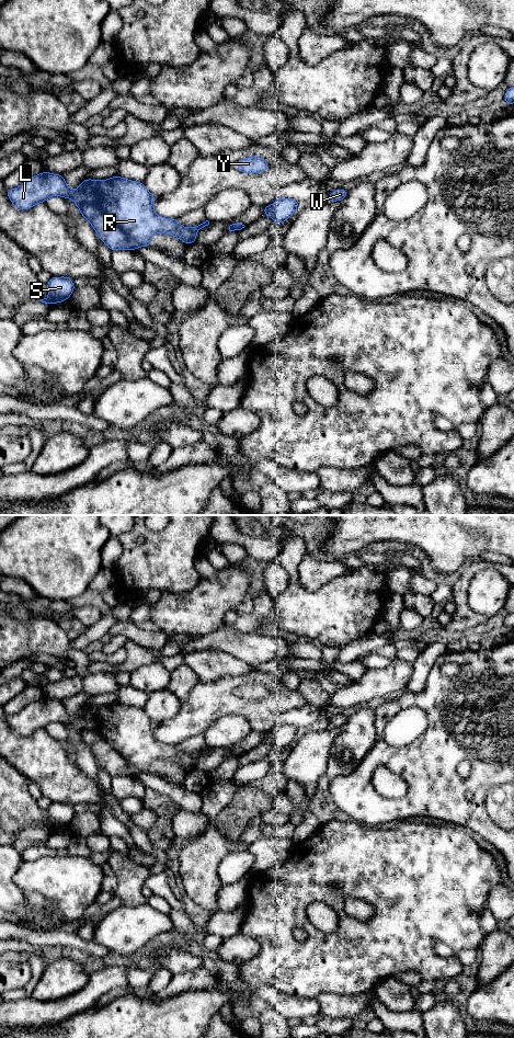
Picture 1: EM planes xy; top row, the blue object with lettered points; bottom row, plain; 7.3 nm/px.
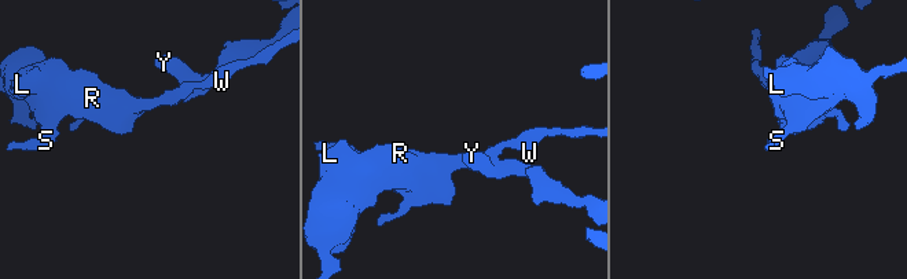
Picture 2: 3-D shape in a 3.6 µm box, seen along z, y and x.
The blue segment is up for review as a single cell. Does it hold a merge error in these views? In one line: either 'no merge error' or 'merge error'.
merge error

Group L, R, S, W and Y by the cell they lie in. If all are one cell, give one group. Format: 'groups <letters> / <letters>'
groups L R S Y / W

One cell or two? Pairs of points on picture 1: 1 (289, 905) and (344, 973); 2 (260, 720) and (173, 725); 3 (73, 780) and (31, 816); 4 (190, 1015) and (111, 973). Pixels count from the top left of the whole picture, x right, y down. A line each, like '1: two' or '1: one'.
1: one
2: one
3: two
4: two

